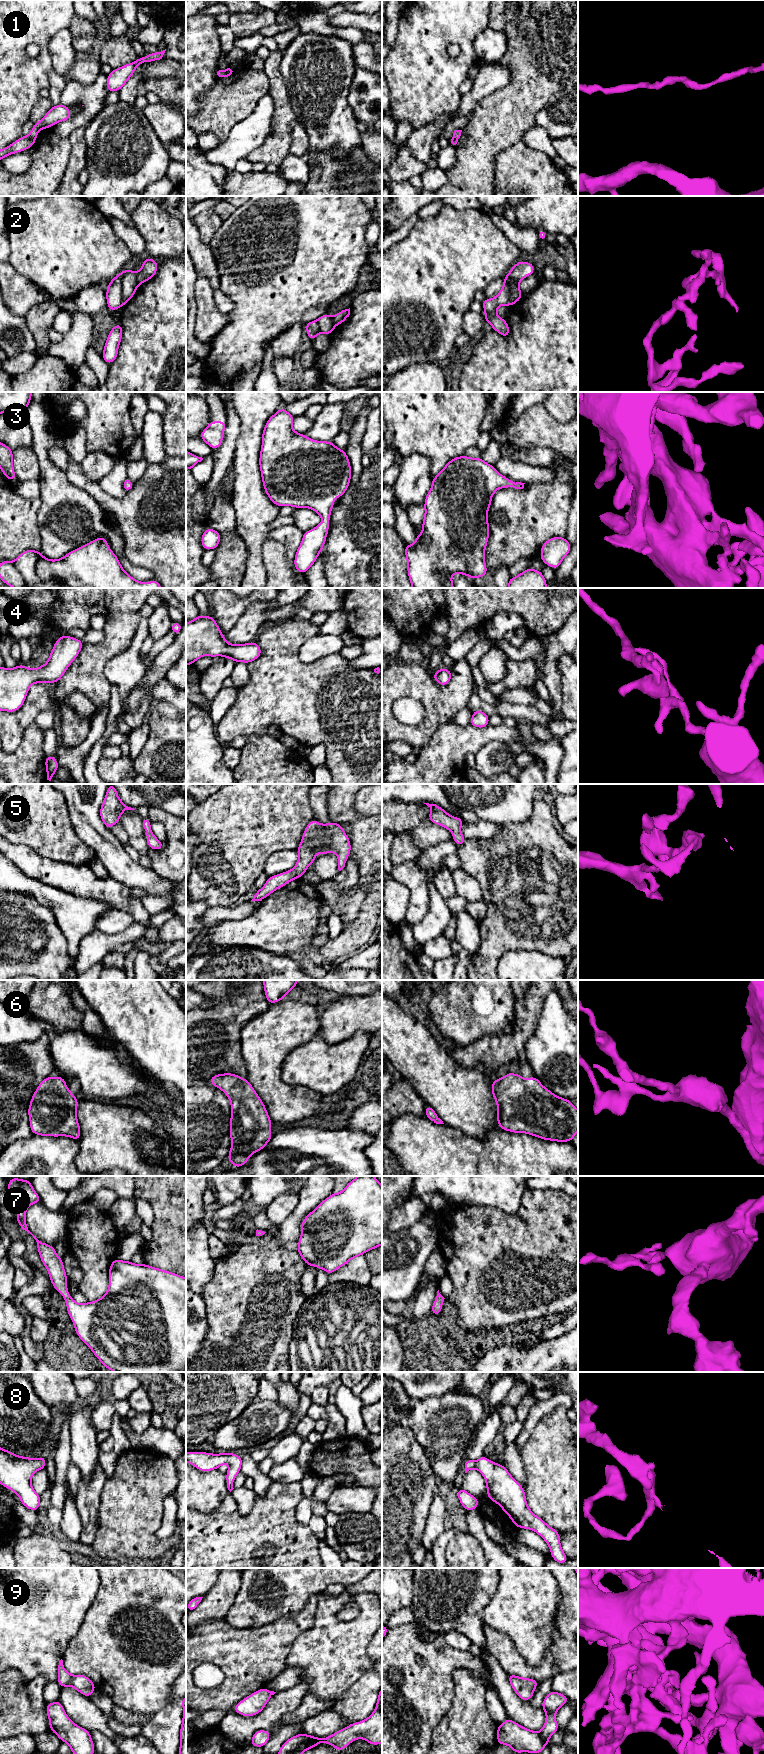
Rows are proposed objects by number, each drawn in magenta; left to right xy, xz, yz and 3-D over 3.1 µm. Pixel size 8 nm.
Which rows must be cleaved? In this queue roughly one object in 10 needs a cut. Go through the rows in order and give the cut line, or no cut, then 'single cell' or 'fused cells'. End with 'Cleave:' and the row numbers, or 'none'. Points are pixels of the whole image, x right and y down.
1: no cut | single cell
2: xy (126, 270), (122, 278), (122, 304) | fused cells
3: no cut | single cell
4: no cut | single cell
5: no cut | single cell
6: no cut | single cell
7: no cut | single cell
8: no cut | single cell
9: no cut | single cell
Cleave: 2

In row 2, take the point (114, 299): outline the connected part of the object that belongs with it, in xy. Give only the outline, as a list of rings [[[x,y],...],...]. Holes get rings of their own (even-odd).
[[[126,270],[118,273],[115,278],[109,281],[108,288],[106,290],[106,301],[108,303],[108,310],[114,311],[122,308],[122,278]]]

